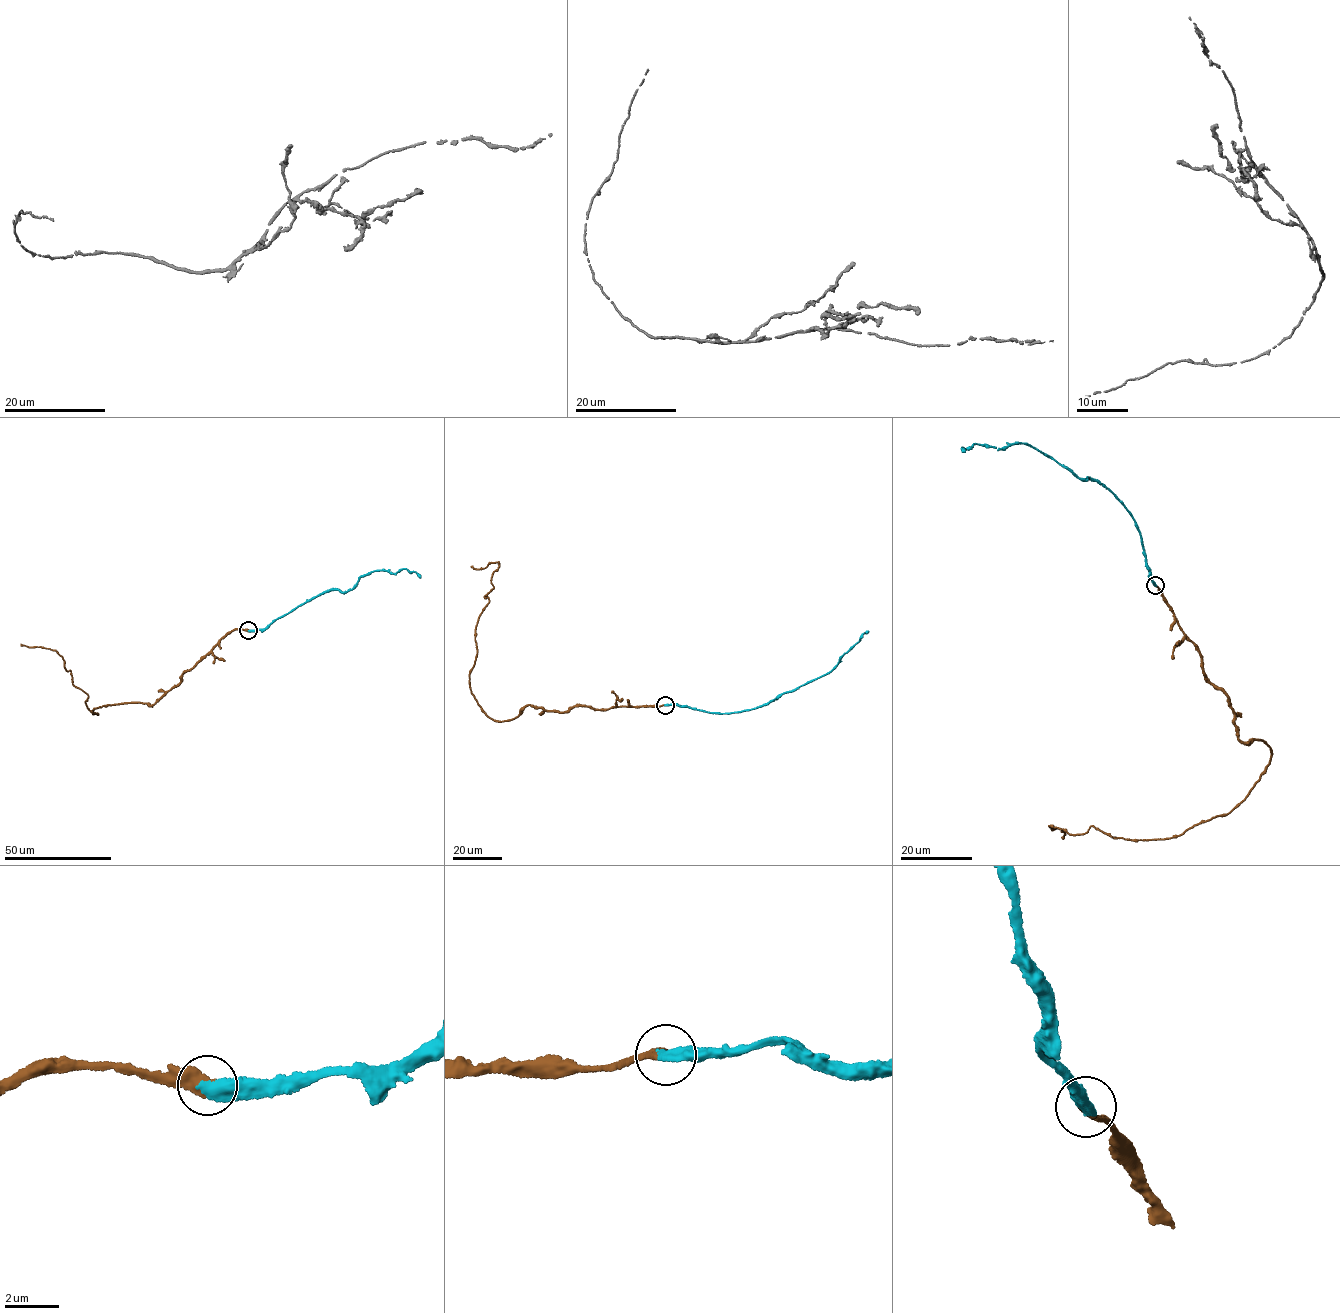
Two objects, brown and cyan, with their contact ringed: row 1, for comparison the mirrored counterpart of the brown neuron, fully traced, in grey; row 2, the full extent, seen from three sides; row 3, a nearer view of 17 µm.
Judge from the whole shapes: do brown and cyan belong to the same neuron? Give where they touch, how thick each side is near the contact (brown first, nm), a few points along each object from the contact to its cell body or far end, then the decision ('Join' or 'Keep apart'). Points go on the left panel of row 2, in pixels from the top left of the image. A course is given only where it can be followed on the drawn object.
Place: (248, 630). Thickness 400 nm (brown) against 480 nm. Course of brown: (248, 630), (221, 638), (155, 703), (112, 704), (92, 712), (98, 715), (56, 650), (20, 644). Course of cyan: (248, 630), (267, 627), (320, 594), (348, 591), (373, 571), (396, 574), (406, 568), (420, 578). Join

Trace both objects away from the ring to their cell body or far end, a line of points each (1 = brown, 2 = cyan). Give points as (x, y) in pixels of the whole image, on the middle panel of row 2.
1: (665, 705), (558, 713), (528, 706), (514, 719), (495, 721), (469, 683), (475, 626), (499, 562), (472, 566)
2: (665, 705), (676, 703), (720, 713), (761, 706), (829, 673), (845, 653), (867, 633)

